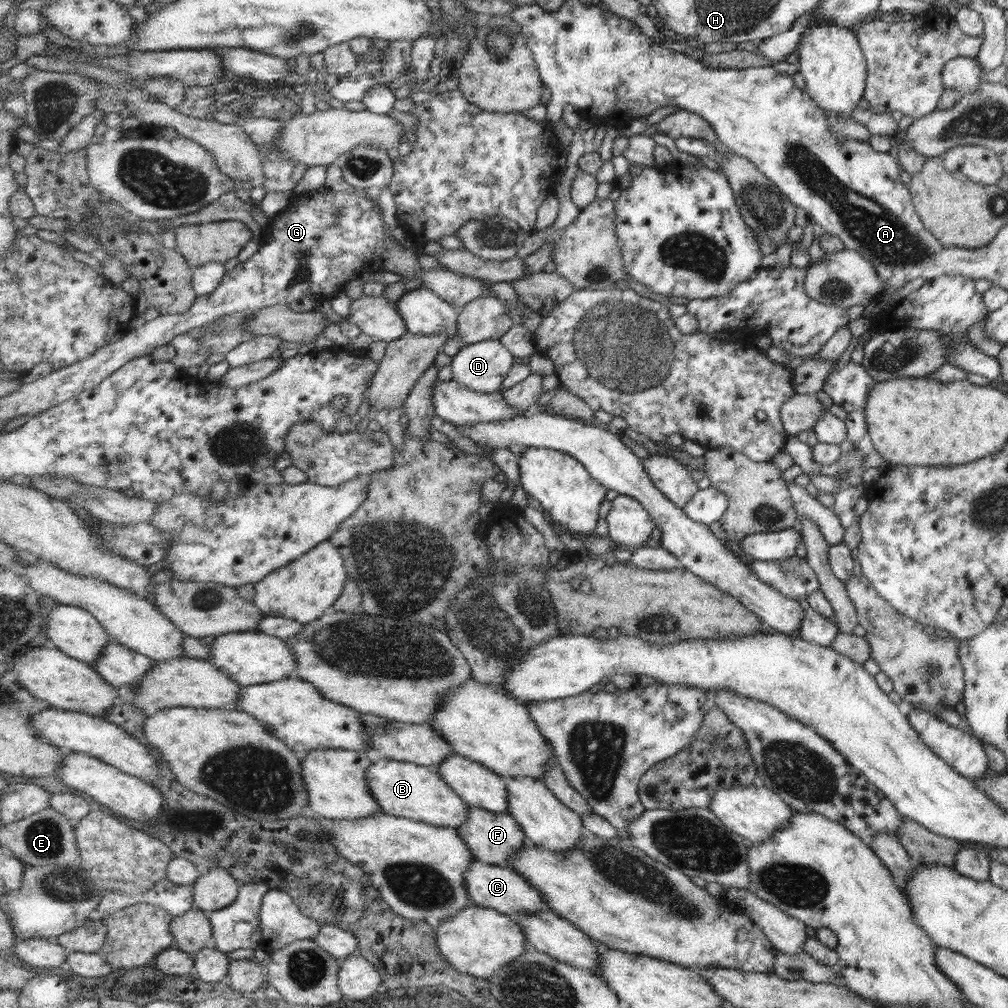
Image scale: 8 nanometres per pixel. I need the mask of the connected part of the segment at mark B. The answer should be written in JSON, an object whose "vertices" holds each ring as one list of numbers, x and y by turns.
{"vertices":[[382,759,372,764,366,772,369,786,385,814,414,821,426,822,433,826,458,828,469,818,471,806,461,798,435,768]]}

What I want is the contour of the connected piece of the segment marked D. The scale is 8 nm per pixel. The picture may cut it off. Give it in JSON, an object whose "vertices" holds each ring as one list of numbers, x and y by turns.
{"vertices":[[491,339,465,345,451,361,452,378,468,386,471,390,494,393,501,390,503,381,510,373,512,366,518,361,517,357,500,341]]}

